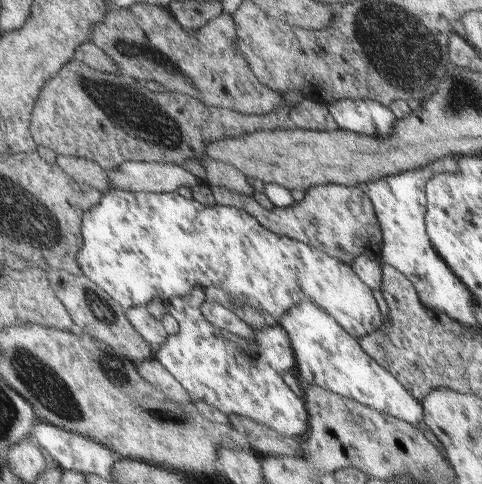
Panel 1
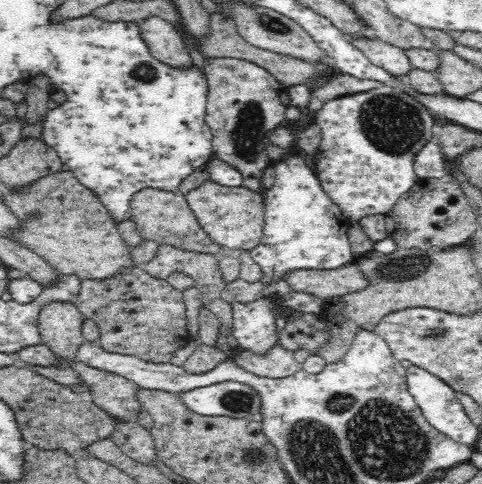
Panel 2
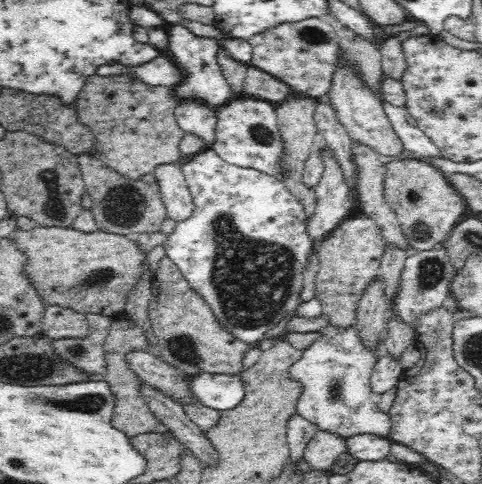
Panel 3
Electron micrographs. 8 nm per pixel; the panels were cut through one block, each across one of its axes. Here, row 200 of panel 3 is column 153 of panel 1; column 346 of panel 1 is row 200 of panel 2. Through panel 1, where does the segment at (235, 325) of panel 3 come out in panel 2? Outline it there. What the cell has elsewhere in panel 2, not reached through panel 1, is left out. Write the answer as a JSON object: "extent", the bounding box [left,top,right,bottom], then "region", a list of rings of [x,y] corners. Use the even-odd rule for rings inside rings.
{"extent":[248,154,358,282],"region":[[[304,154],[290,156],[288,160],[272,162],[276,170],[276,182],[270,190],[264,190],[264,226],[262,236],[256,248],[248,250],[252,260],[262,268],[262,282],[272,282],[276,278],[282,278],[294,270],[336,270],[342,266],[354,264],[358,258],[350,252],[348,242],[348,230],[350,222],[346,216],[338,210],[338,206],[320,190],[320,184],[314,176],[312,166],[306,164]]]}

